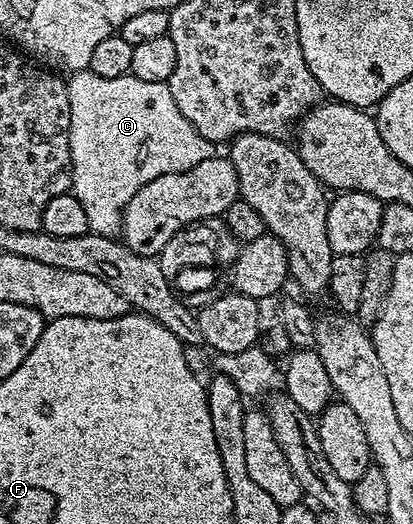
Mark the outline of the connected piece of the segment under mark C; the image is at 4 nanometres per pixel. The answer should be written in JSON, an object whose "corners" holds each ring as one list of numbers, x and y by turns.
{"corners":[[87,71,71,74,67,78,70,95,70,155,72,156,71,192,86,211,86,223,91,232,111,237,120,232,120,215,126,203,141,187,162,175,190,171,214,155,213,142,207,141,178,111,174,95,166,83,142,83,134,76,102,79]]}

